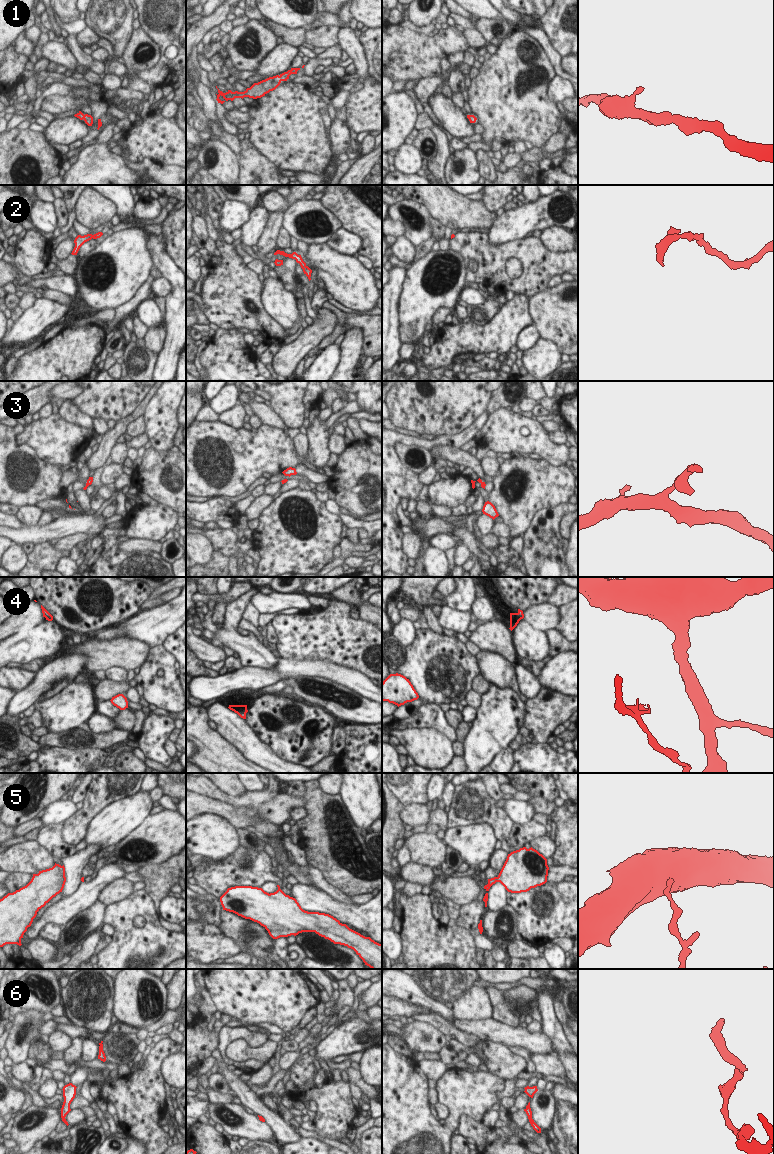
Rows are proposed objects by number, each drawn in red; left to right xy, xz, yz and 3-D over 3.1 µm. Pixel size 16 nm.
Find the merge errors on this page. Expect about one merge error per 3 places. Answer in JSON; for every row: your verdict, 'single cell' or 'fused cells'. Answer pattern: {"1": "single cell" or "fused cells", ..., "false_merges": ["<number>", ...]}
{"1": "single cell", "2": "single cell", "3": "single cell", "4": "single cell", "5": "single cell", "6": "single cell", "false_merges": []}

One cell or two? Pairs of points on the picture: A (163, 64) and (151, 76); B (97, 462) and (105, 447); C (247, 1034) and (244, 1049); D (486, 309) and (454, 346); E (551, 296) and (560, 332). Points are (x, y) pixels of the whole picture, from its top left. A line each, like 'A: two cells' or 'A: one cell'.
A: one cell
B: one cell
C: two cells
D: two cells
E: one cell

